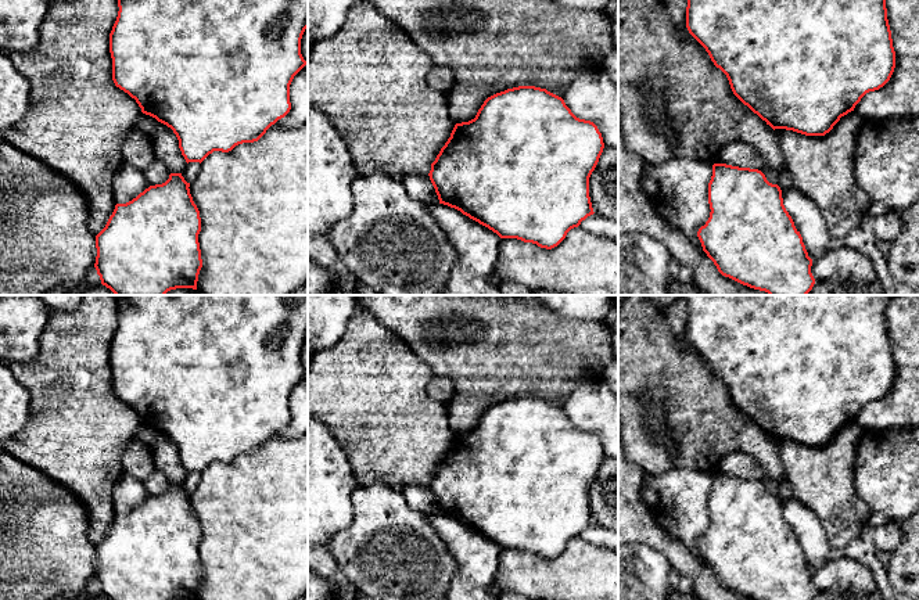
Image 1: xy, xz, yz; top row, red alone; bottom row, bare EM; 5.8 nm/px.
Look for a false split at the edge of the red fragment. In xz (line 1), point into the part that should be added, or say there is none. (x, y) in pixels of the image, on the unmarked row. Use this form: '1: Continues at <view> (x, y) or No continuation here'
1: No continuation here

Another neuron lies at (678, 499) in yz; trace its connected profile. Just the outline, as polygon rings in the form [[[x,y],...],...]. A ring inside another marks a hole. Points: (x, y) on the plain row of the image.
[[[688,468],[645,474],[640,497],[654,521],[703,561],[697,542],[710,528],[708,493],[712,475]]]

